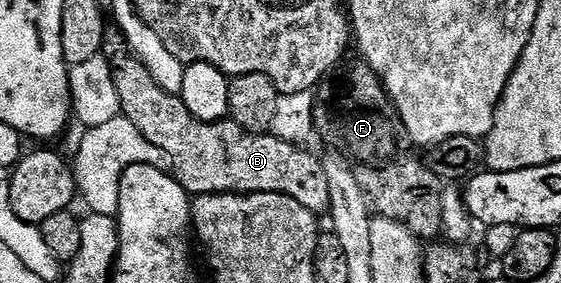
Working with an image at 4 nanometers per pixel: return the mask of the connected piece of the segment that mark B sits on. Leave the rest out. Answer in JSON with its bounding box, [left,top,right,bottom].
[102,29,330,213]

